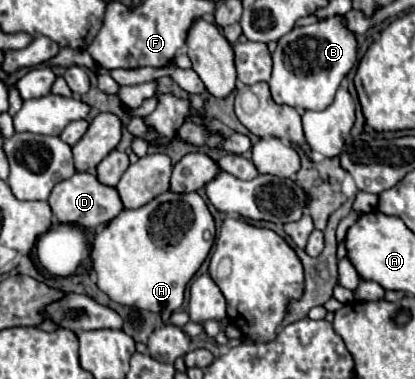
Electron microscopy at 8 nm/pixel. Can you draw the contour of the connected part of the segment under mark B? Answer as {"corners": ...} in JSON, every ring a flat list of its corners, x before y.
{"corners":[[340,16,326,18,316,24,294,28,290,34,278,40,278,48,272,54,274,70,270,78,270,92,278,104,288,104,298,112,328,108,334,94,352,70,356,62,356,38,344,26]]}

